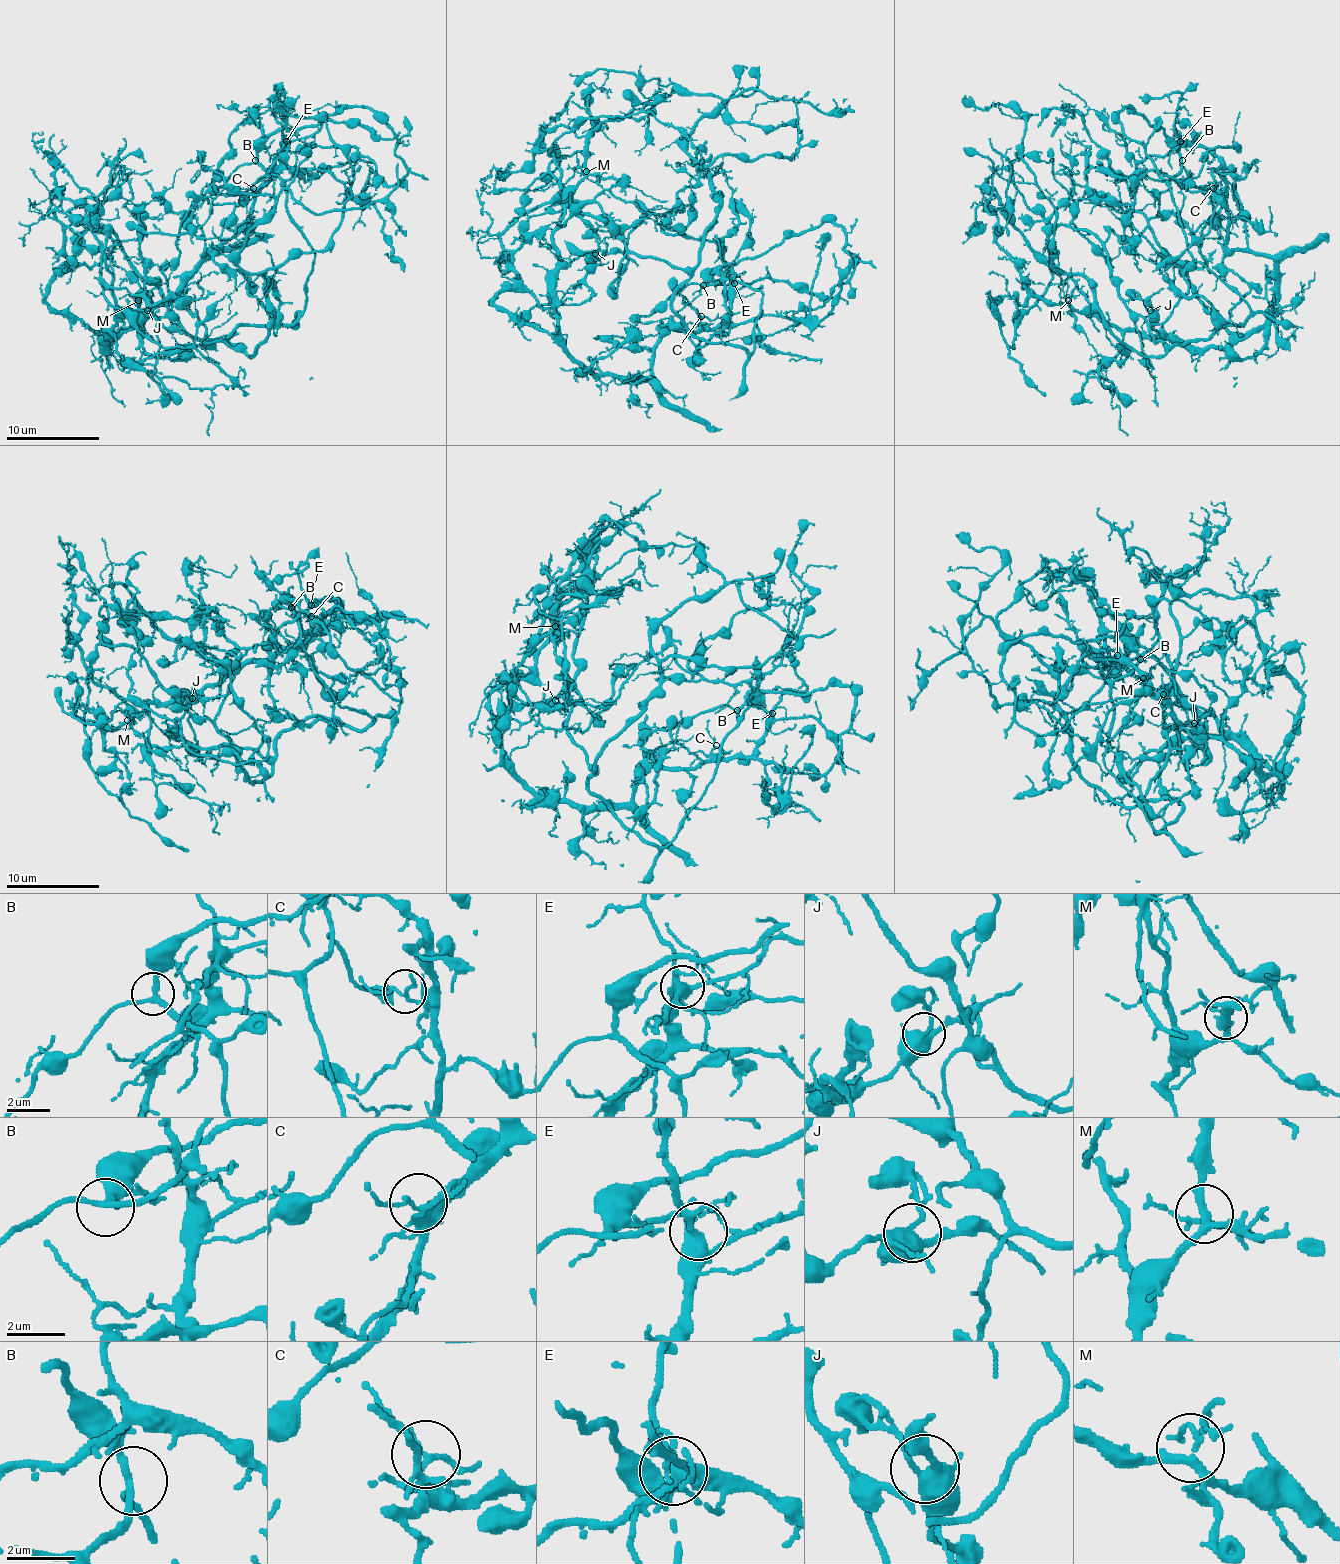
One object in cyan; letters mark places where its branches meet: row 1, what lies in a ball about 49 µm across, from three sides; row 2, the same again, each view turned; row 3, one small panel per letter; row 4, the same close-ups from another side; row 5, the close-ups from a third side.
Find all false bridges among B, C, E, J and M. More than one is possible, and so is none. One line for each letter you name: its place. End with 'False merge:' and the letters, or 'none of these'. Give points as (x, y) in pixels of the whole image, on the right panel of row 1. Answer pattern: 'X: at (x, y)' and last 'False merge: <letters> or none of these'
False merge: none of these

